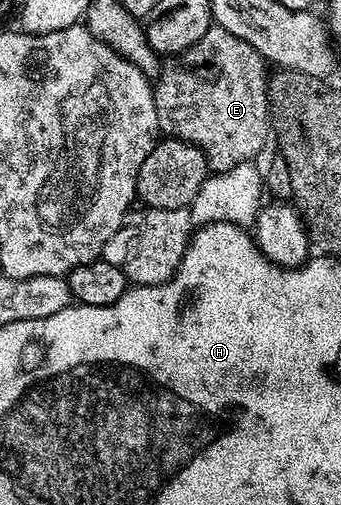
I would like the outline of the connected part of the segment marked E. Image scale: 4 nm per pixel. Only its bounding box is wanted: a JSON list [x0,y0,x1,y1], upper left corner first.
[154,24,269,174]

